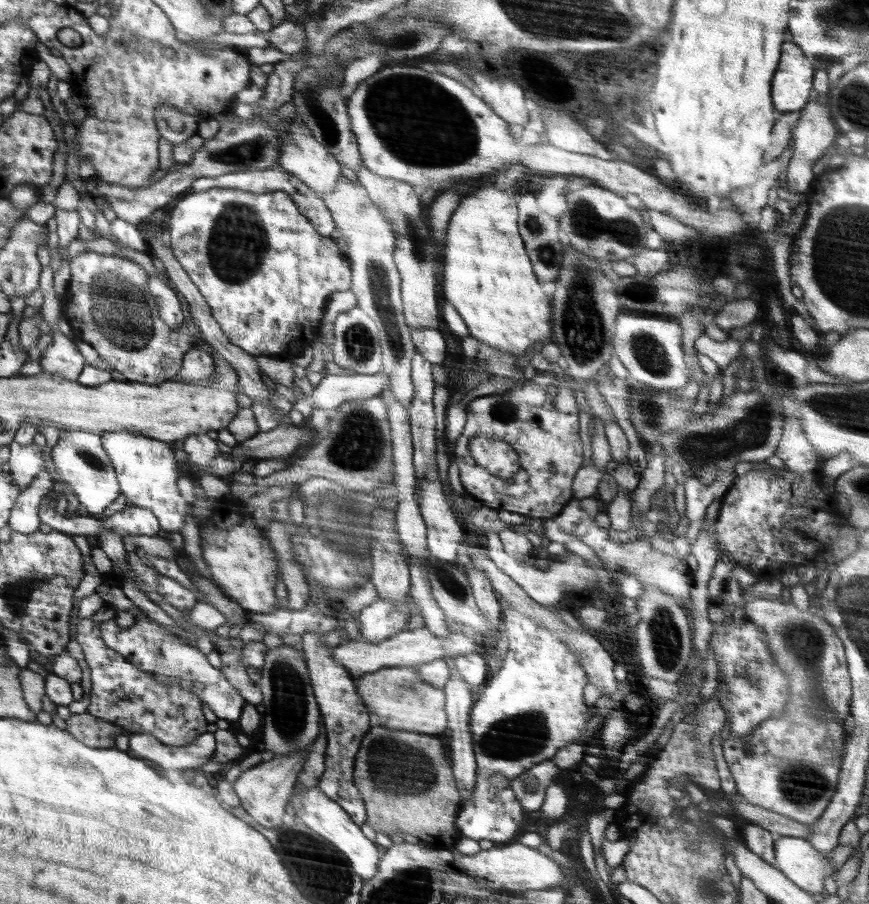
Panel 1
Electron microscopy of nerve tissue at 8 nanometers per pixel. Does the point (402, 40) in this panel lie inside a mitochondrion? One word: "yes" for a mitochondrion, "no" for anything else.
yes

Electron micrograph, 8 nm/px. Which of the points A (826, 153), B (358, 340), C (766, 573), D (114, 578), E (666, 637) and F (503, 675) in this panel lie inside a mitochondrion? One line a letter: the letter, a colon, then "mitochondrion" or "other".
A: other
B: mitochondrion
C: other
D: other
E: mitochondrion
F: other

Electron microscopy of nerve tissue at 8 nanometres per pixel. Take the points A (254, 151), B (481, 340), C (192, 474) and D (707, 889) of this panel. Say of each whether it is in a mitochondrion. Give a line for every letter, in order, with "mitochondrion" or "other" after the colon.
A: mitochondrion
B: other
C: other
D: mitochondrion

